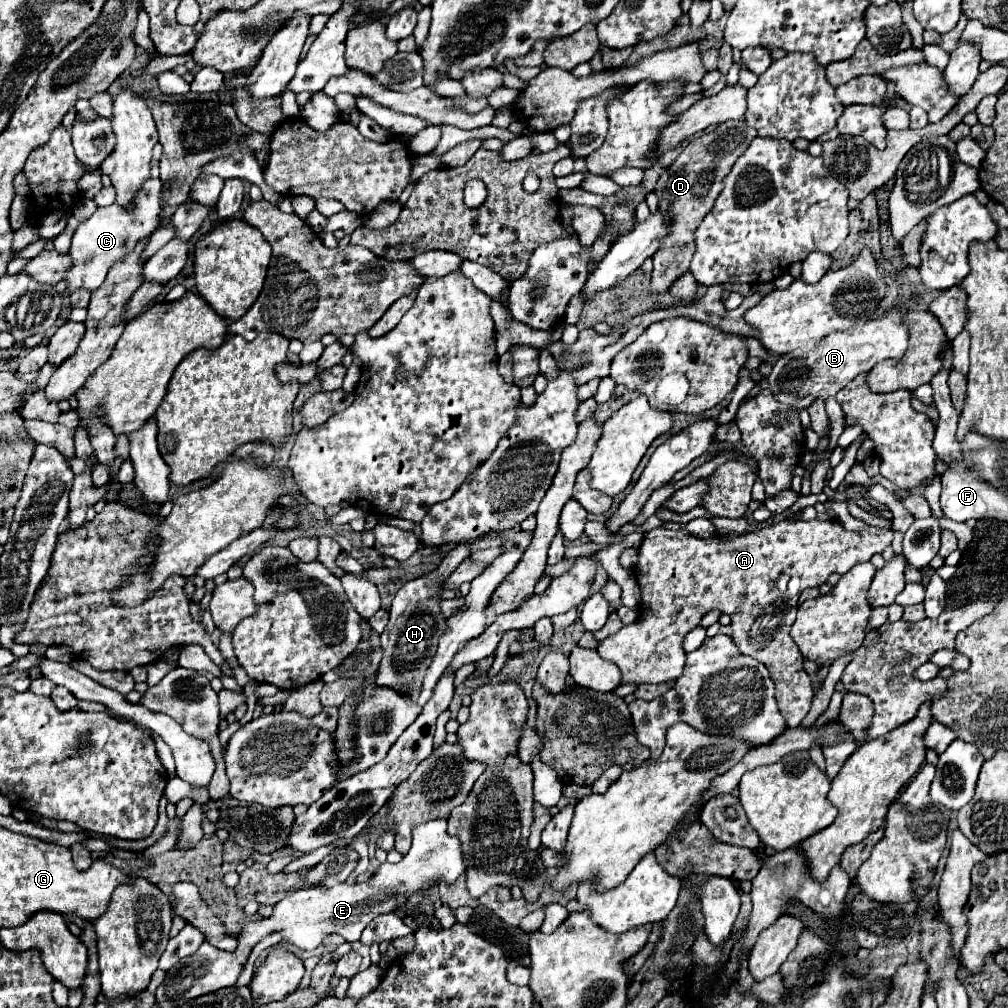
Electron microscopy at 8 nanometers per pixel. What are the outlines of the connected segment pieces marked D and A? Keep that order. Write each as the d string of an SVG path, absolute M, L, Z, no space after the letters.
M743 120L741 122L725 122L715 128L715 132L703 134L701 138L691 140L683 152L677 156L677 160L663 170L655 184L655 194L659 198L659 210L669 216L669 236L661 242L661 248L653 256L653 276L651 276L651 286L649 294L659 296L669 290L669 286L681 278L689 270L689 262L693 256L693 234L705 214L713 208L721 188L723 188L723 178L729 174L731 166L735 160L743 154L743 150L751 144L751 140L757 136L753 128L749 128Z
M783 520L779 524L761 528L757 532L747 532L735 538L709 538L699 540L685 530L665 530L655 528L645 534L643 544L639 546L639 562L635 568L635 578L641 586L641 618L633 624L626 625L617 633L607 636L601 644L597 644L597 652L619 666L623 680L621 684L661 684L667 680L675 680L683 672L685 650L683 636L699 626L701 618L717 608L731 616L733 620L733 642L737 648L763 662L771 678L775 680L775 698L781 714L787 720L787 726L799 726L807 716L813 700L813 682L809 674L803 670L803 656L789 636L791 624L795 622L797 598L805 588L823 584L829 574L845 574L855 564L867 562L873 554L883 552L885 546L892 543L891 530L883 528L865 528L861 532L849 532L839 522L827 520L811 520L811 522L793 522Z

